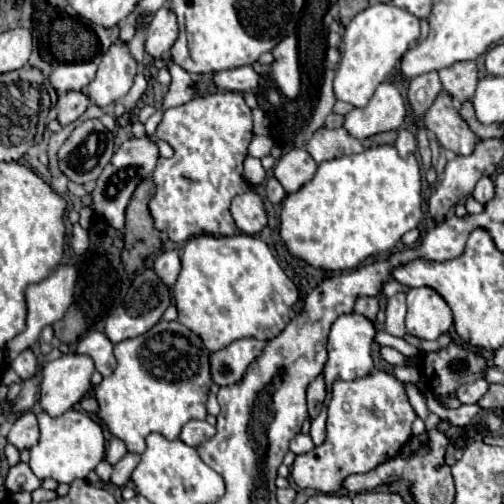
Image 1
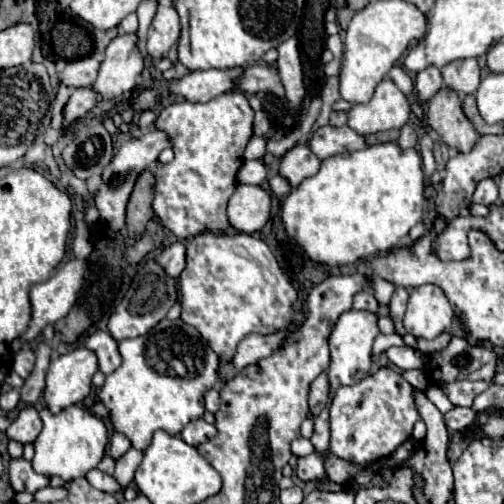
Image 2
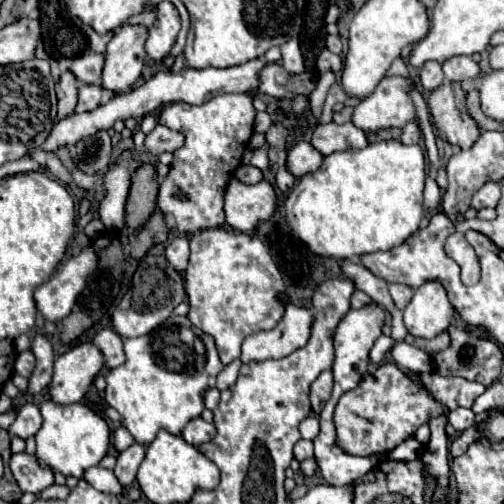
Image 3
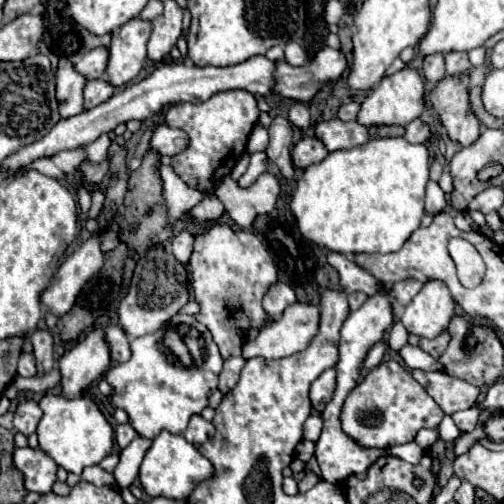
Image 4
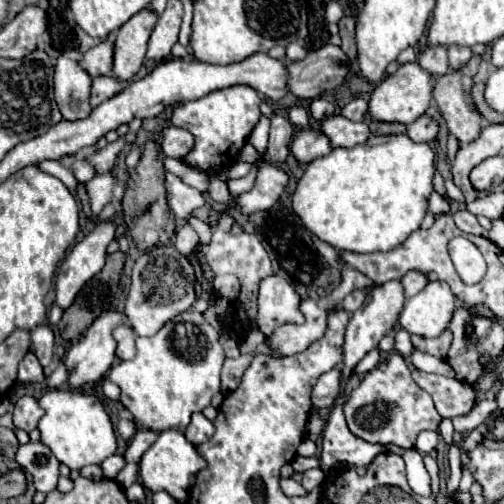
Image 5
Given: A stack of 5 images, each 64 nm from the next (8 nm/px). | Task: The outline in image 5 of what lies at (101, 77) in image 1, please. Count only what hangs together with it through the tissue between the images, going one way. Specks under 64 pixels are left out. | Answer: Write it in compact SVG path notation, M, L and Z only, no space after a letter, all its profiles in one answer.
M142 10L116 32L114 66L112 66L112 74L116 80L130 82L136 76L136 72L144 62L146 44L156 20L158 16L154 12Z

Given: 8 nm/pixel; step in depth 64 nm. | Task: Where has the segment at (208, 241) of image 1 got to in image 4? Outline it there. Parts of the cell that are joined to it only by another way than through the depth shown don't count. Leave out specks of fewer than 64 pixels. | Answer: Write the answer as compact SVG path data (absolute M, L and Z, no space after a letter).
M214 224L206 234L194 238L188 272L194 300L200 306L200 312L194 318L212 332L224 360L240 356L244 336L250 330L272 324L268 312L264 312L262 300L268 288L278 280L278 272L266 246L254 234L242 234L234 232L230 226Z

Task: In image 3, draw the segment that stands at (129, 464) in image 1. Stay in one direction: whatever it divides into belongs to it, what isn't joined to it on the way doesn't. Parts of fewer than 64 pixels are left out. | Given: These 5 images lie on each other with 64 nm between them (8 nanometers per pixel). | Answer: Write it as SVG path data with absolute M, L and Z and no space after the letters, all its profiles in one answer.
M134 442L130 448L126 448L124 452L118 454L118 462L116 462L114 474L116 474L116 478L118 478L118 482L122 486L130 486L134 482L138 466L144 460L144 452L146 452L146 446Z

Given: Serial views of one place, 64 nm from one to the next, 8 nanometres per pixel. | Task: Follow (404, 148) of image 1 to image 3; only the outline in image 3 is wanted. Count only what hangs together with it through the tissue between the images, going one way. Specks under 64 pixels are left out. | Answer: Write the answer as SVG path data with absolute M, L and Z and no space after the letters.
M408 122L408 124L404 126L404 130L402 130L400 142L402 142L402 144L420 144L420 140L422 140L422 132L420 132L418 124L416 124L416 122Z

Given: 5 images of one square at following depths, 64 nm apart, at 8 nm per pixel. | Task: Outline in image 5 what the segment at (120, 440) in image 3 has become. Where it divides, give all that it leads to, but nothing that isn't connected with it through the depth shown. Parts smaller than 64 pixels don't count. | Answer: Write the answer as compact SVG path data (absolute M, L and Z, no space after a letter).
M118 420L118 434L124 442L130 442L130 438L136 434L136 424L132 420Z

